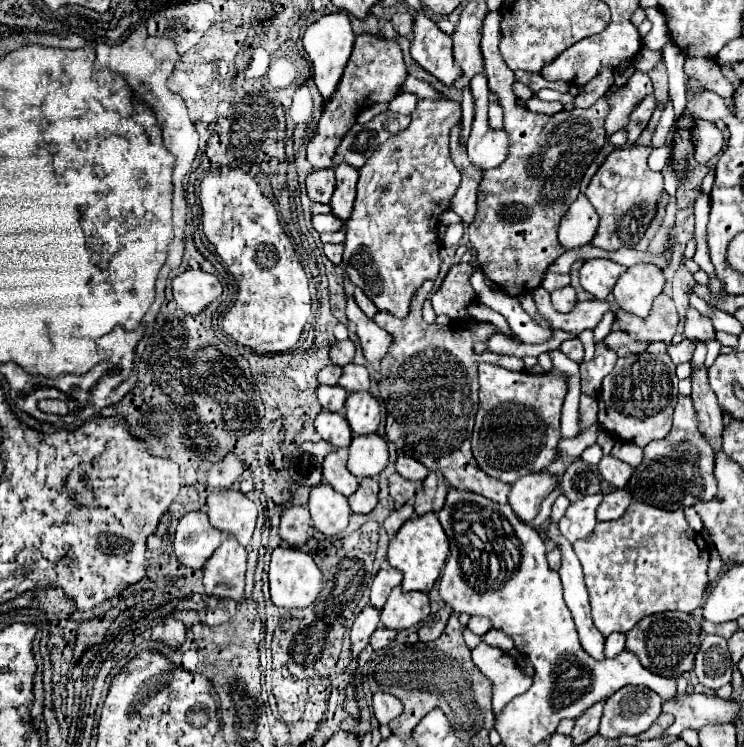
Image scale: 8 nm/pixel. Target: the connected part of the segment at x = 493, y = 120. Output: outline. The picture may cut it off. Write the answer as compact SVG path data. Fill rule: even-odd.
M494 100L490 102L488 118L490 118L490 126L492 126L492 128L502 128L502 108L500 108Z

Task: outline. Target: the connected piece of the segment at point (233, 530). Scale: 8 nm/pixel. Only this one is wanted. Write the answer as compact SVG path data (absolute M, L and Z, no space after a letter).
M214 490L206 504L210 524L222 532L234 534L242 546L248 546L256 526L256 504L240 490Z

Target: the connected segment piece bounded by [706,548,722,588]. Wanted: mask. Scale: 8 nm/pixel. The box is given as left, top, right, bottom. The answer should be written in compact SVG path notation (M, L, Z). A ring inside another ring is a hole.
M710 548L710 562L708 562L708 584L706 584L706 588L710 588L710 586L712 586L712 582L714 582L714 580L716 580L716 576L720 574L720 570L722 570L722 560L720 560L718 552L716 552L714 548Z

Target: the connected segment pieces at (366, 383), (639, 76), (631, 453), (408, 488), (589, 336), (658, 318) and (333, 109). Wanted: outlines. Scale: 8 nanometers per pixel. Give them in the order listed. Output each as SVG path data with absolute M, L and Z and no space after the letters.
M348 364L344 366L344 374L338 382L346 392L360 392L360 390L368 390L370 388L370 376L366 366L358 366L358 364Z
M634 72L630 76L630 80L626 82L624 88L620 88L608 102L610 102L610 114L606 118L606 136L610 138L616 130L626 128L628 124L628 116L632 114L632 108L636 108L636 104L640 100L644 100L644 96L654 94L652 90L652 82L648 78L648 74L644 72Z
M616 442L614 448L612 448L612 456L614 458L620 458L622 462L628 462L630 466L638 466L640 460L644 460L644 450L636 444L624 444L624 442Z
M392 474L388 478L390 482L390 496L398 502L398 504L406 504L410 498L414 498L416 490L418 490L418 482L406 480L400 474Z
M584 330L578 338L582 340L585 348L583 362L588 362L594 356L594 332L592 330Z
M665 293L655 298L652 312L646 318L630 316L624 310L616 310L618 328L634 336L636 340L646 340L646 342L654 342L654 340L670 342L672 336L676 334L676 324L679 320L674 302Z
M376 34L358 36L354 42L354 50L348 60L348 66L344 70L344 76L340 80L340 86L336 90L336 96L332 96L326 102L324 114L318 122L318 130L308 144L308 162L314 168L330 168L332 156L336 154L340 140L352 128L356 114L374 102L390 102L398 94L396 88L406 80L406 76L408 72L402 60L402 50L396 42L376 36Z

